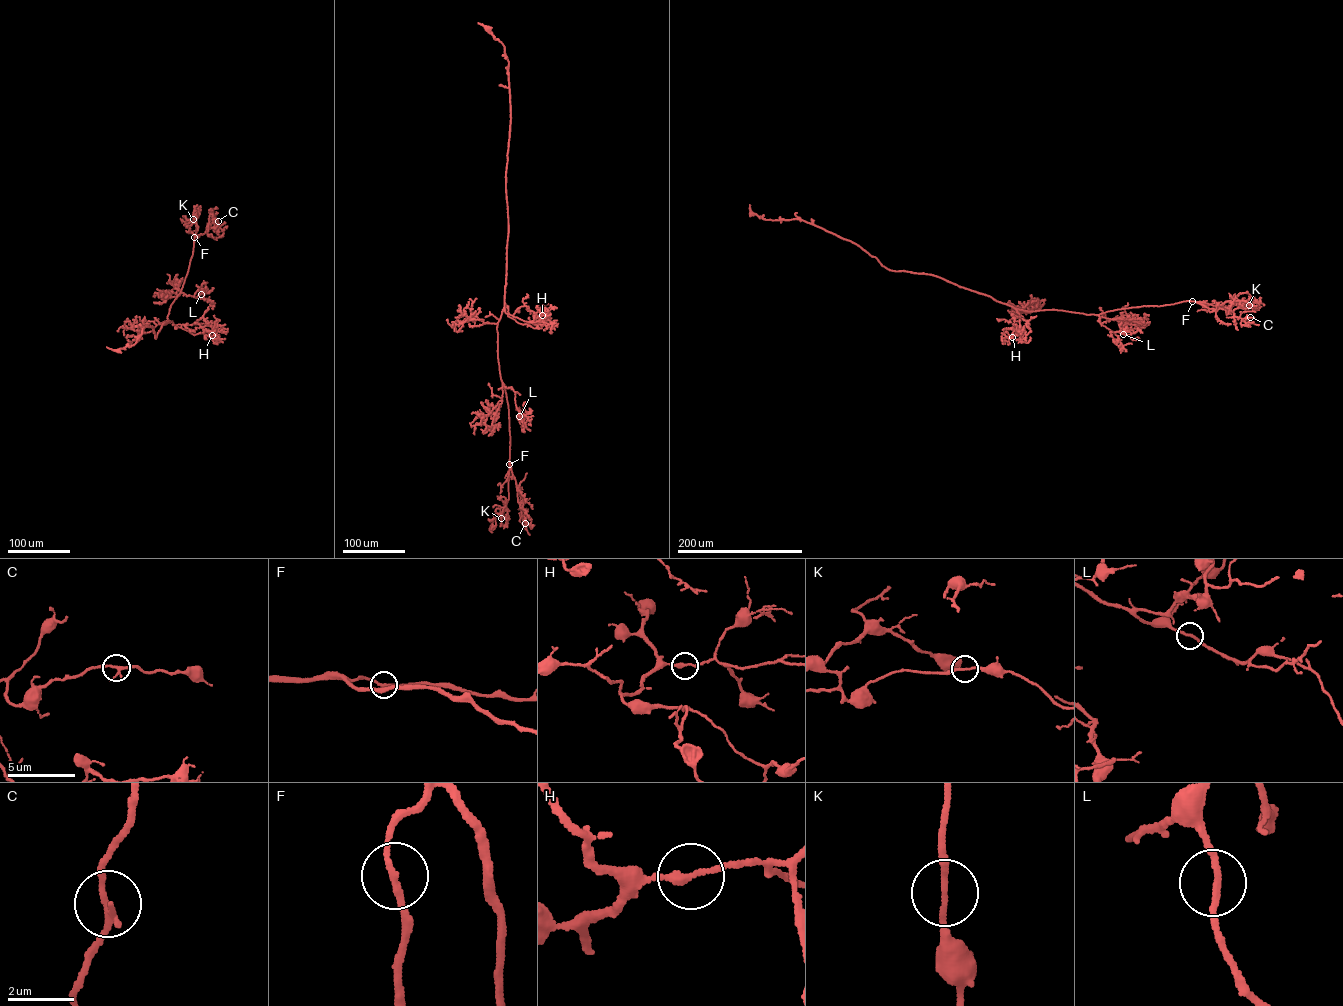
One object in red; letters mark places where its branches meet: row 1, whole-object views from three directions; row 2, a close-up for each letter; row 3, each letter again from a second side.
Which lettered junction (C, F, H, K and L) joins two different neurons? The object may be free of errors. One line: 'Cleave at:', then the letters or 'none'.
Cleave at: none

